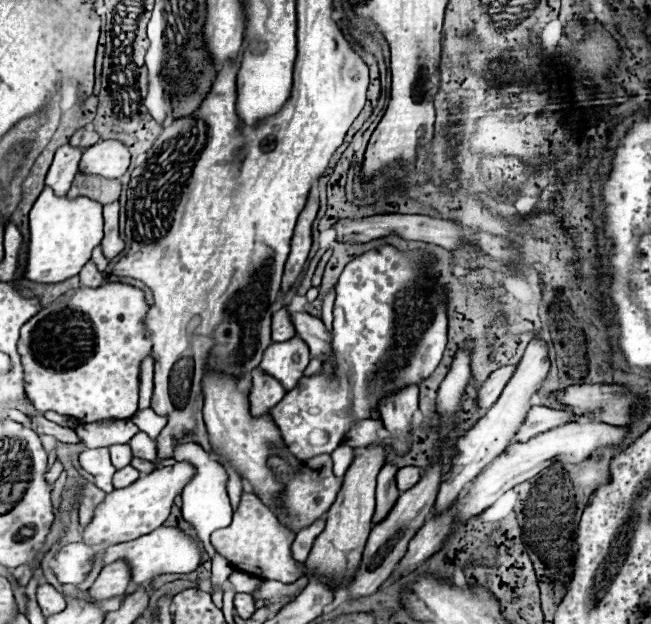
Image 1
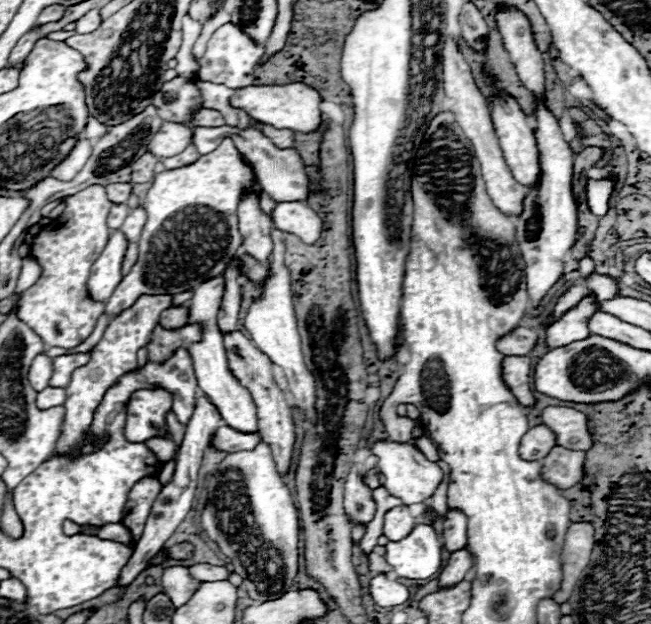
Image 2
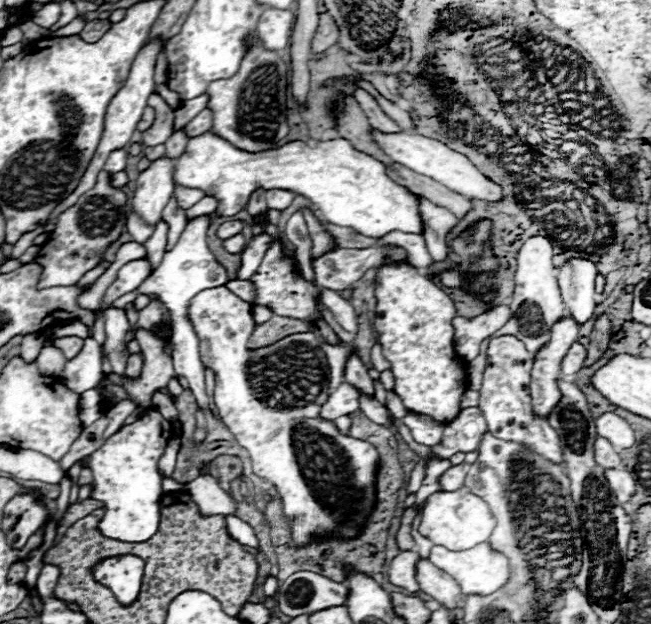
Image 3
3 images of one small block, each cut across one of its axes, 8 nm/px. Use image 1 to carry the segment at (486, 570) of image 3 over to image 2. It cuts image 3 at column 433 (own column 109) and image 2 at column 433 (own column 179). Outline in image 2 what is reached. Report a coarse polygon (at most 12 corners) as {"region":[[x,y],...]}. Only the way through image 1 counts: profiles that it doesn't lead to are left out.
{"region":[[428,524],[398,544],[386,562],[398,578],[426,580],[440,570],[442,542]]}

